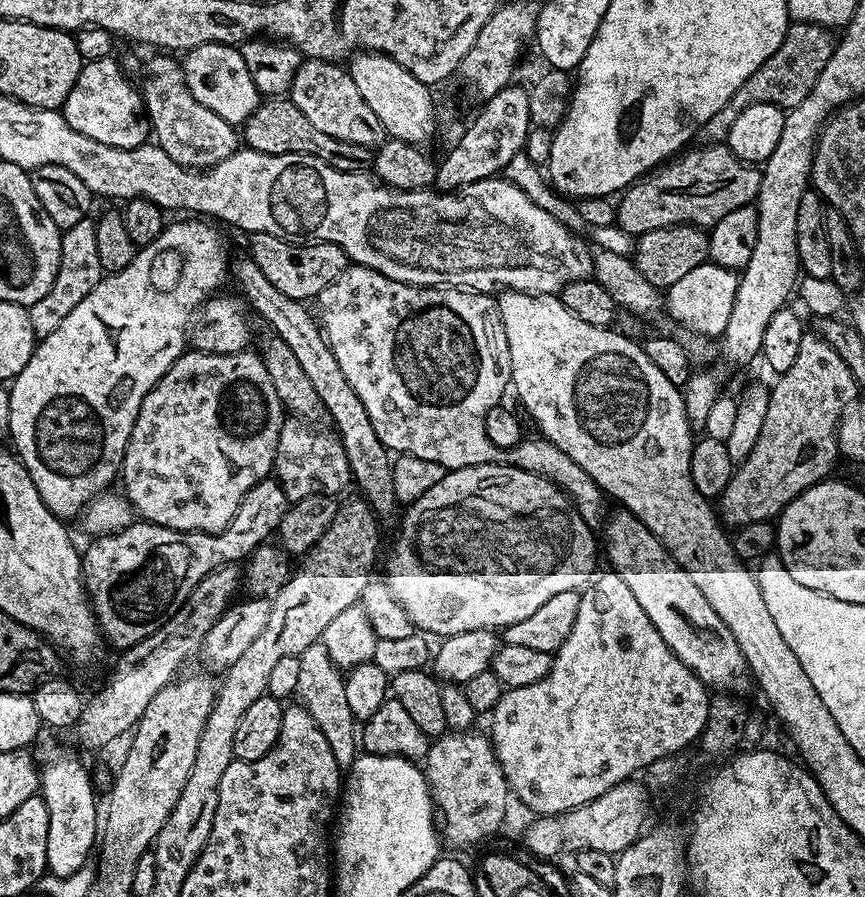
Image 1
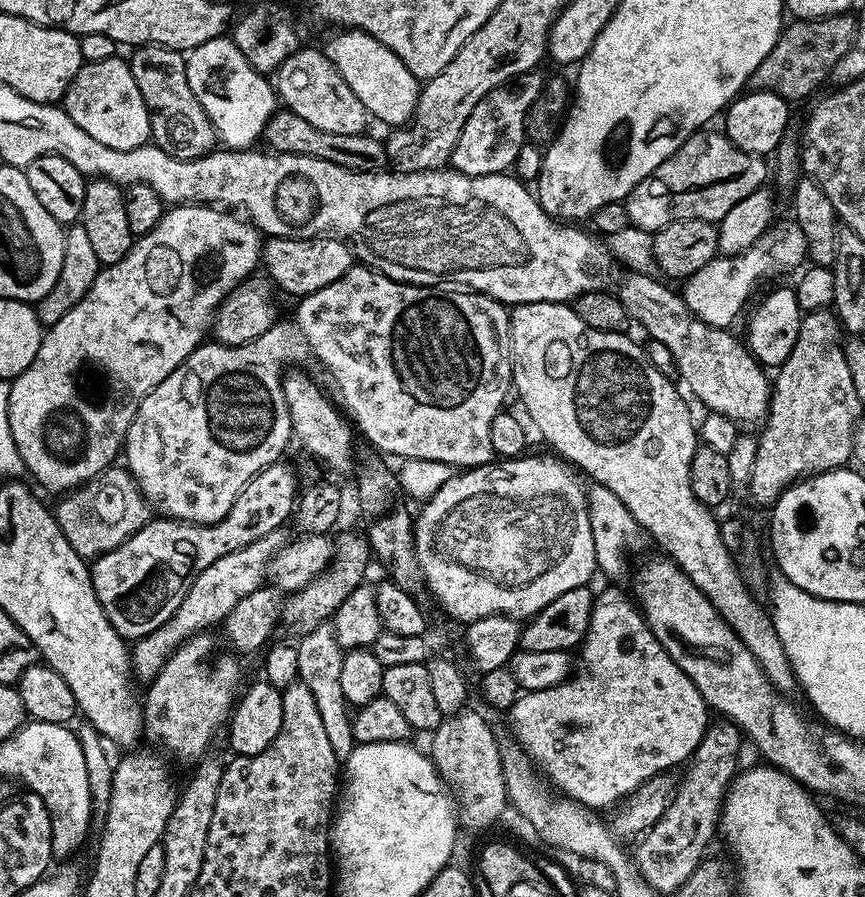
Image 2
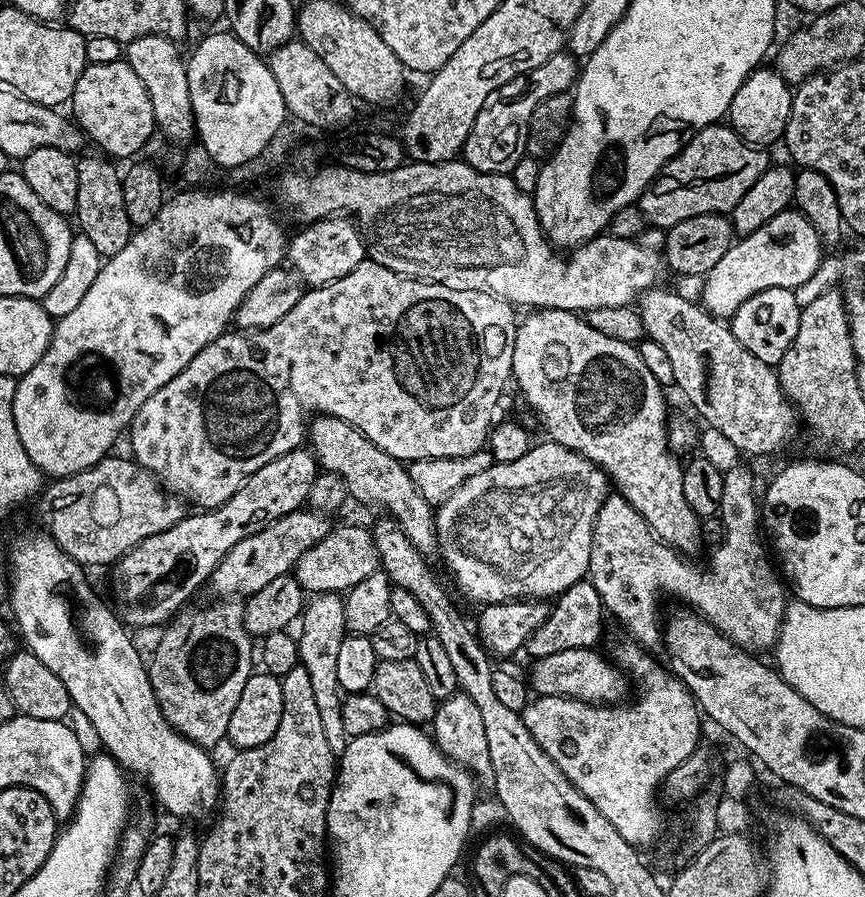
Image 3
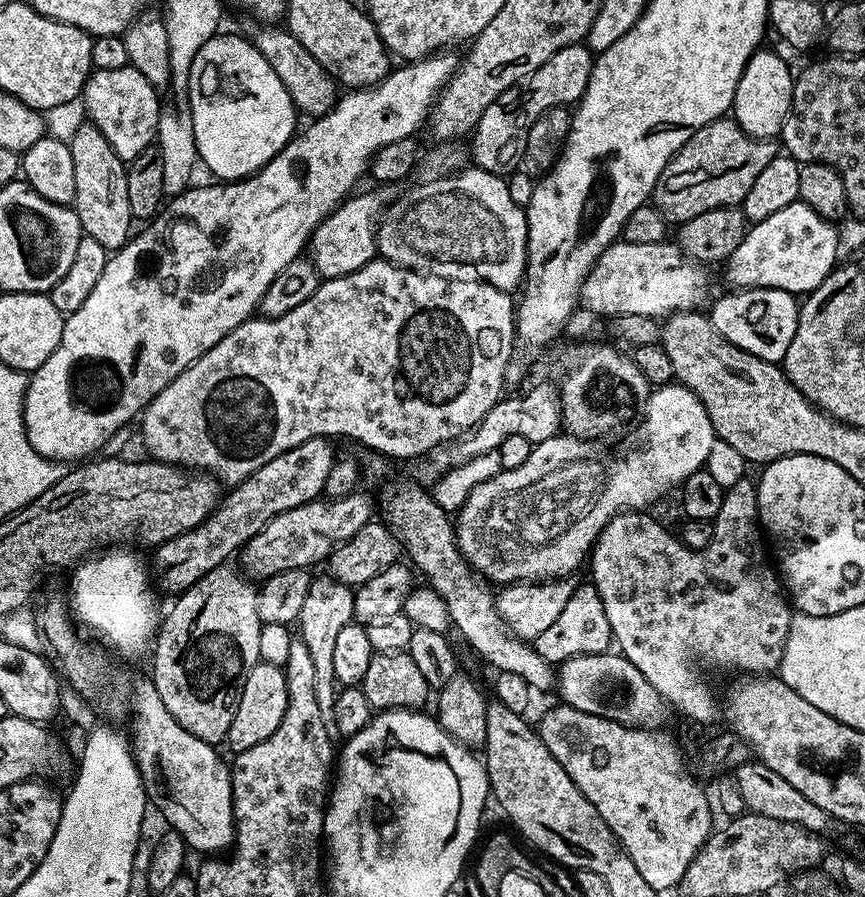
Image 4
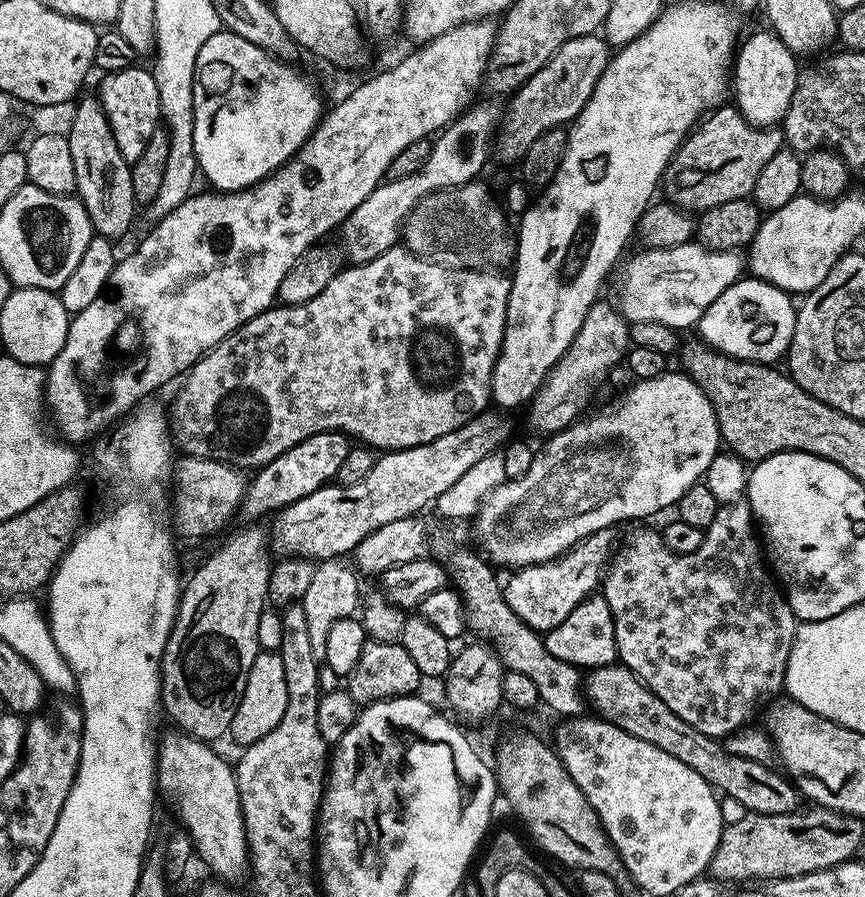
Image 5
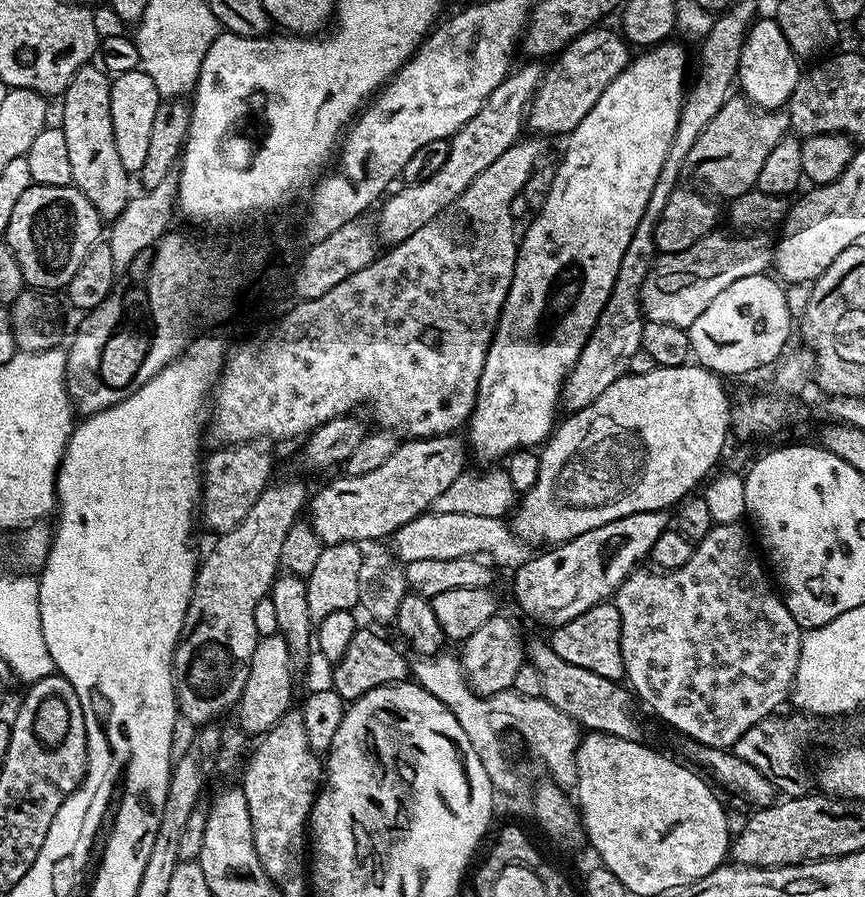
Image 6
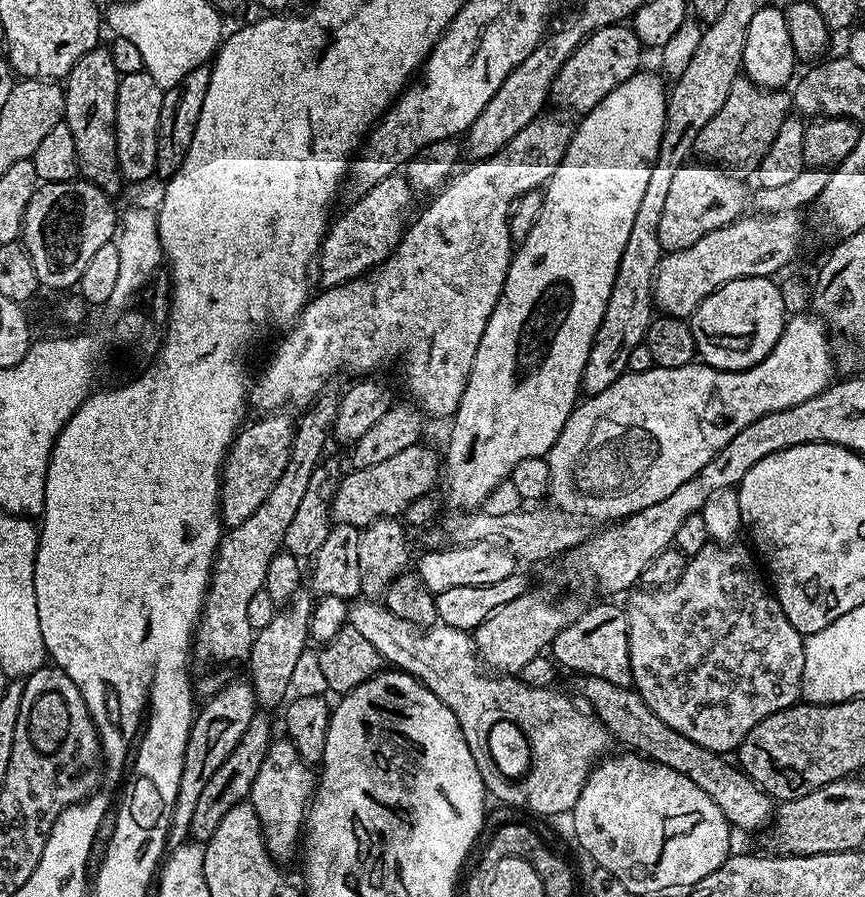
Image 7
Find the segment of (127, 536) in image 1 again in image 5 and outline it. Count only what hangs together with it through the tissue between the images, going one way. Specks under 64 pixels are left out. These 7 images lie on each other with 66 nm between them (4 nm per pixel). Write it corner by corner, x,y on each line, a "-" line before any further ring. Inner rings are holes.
319,432
302,442
298,446
290,446
278,458
255,473
247,485
244,501
240,504
239,515
245,516
245,521
256,522
259,516
267,512
277,513
280,509
298,502
298,498
306,498
306,494
314,494
314,490
325,487
329,482
335,481
338,466
346,459
346,454
354,447
353,441
345,433

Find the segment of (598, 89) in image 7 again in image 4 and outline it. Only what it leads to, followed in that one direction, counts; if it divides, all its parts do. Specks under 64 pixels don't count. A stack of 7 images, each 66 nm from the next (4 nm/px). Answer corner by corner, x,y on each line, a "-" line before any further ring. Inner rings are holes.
587,43
568,44
562,50
558,50
558,54
554,54
554,58
550,58
545,64
538,66
538,70
531,72
525,80
518,81
513,88
507,88
499,98
490,102
490,106
486,106
482,118
477,122
470,136
470,141
472,140
472,144
470,143
471,163
495,176
507,177
517,171
522,162
522,150
526,150
526,134
530,134
530,126
534,126
536,119
542,114
546,114
546,110
572,106
580,101
590,82
593,59
594,53

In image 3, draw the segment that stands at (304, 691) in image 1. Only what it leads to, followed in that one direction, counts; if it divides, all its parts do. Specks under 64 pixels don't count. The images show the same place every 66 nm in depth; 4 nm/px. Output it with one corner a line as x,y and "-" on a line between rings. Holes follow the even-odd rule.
318,592
307,601
299,621
298,643
300,663
310,674
310,686
314,689
314,699
318,702
318,714
326,733
326,743
337,758
346,750
349,737
342,727
342,693
338,682
338,646
342,646
346,629
344,627
344,602
337,593

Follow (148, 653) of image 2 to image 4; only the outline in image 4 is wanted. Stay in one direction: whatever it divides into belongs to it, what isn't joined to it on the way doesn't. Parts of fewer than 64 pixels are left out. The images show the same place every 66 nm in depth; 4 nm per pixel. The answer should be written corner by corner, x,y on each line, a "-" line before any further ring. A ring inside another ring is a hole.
357,490
345,496
343,500
317,498
309,504
294,506
294,510
286,510
278,514
254,538
244,543
238,553
239,563
249,577
263,582
274,574
282,574
286,570
302,568
311,569
315,560
327,561
328,556
340,545
345,544
362,526
373,519
372,500

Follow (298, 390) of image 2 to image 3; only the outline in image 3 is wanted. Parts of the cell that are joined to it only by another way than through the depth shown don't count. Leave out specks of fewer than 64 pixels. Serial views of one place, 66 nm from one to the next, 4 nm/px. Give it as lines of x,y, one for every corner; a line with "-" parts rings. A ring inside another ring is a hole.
337,416
315,417
317,420
307,425
306,444
316,463
323,471
338,474
348,487
348,495
353,501
360,504
373,504
376,508
385,508
387,515
402,526
406,538
414,542
419,552
425,554
435,553
438,545
436,542
436,517
433,505
423,498
418,486
411,480
407,467
396,460
386,450
374,446
370,438
366,438
350,422

